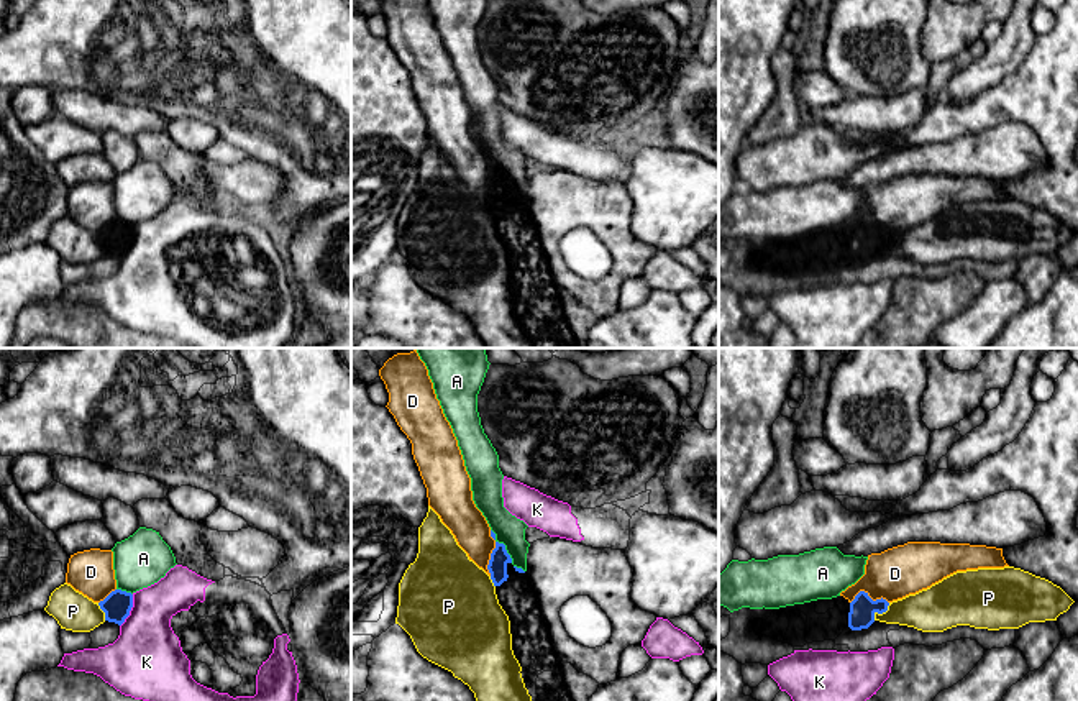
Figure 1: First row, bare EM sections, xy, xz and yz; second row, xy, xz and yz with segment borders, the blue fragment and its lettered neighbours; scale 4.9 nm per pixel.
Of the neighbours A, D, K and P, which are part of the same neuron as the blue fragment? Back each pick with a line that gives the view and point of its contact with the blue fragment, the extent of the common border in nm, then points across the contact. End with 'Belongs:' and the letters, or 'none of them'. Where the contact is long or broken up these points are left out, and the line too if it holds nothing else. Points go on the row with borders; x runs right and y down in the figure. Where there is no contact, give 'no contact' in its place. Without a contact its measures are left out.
Belongs: none of them

